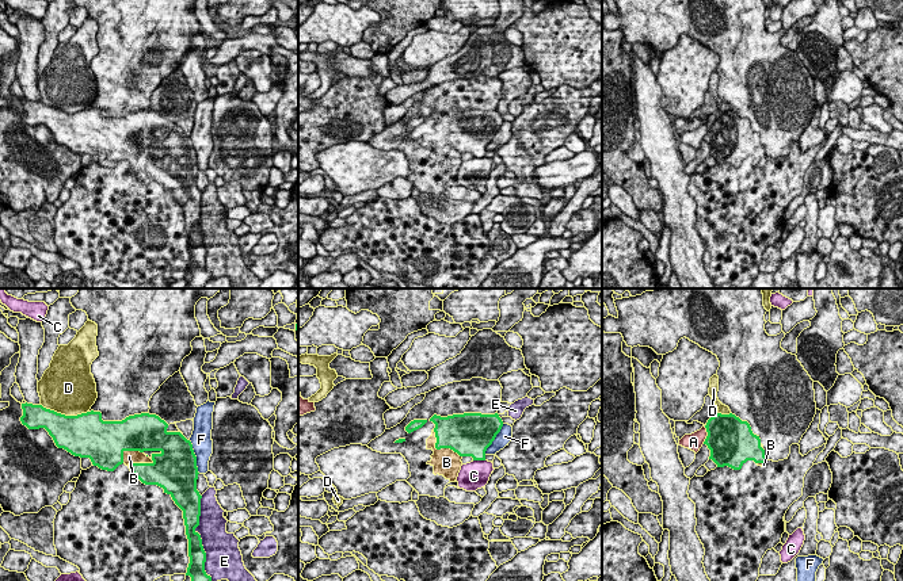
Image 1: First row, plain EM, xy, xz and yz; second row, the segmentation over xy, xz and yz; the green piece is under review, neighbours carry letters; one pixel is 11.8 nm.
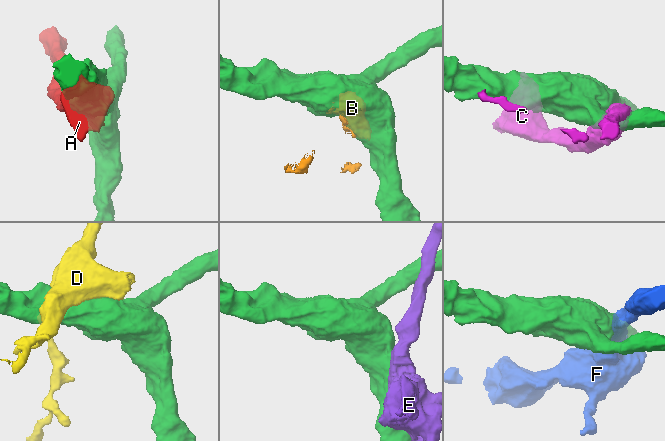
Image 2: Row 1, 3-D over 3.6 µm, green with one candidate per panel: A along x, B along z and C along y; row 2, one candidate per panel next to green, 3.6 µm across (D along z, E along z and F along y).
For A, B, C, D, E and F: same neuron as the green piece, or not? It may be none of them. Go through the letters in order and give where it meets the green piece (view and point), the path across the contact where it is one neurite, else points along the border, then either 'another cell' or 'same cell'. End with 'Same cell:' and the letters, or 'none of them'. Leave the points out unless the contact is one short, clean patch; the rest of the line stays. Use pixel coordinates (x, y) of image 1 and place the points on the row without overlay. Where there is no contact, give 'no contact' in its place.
A: contact yz (708, 132); another cell
B: contact xz (439, 145); another cell
C: contact xz (479, 156); another cell
D: contact xy (64, 111); another cell
E: contact xy (201, 236); another cell
F: contact xy (195, 153); another cell
Same cell: none of them

